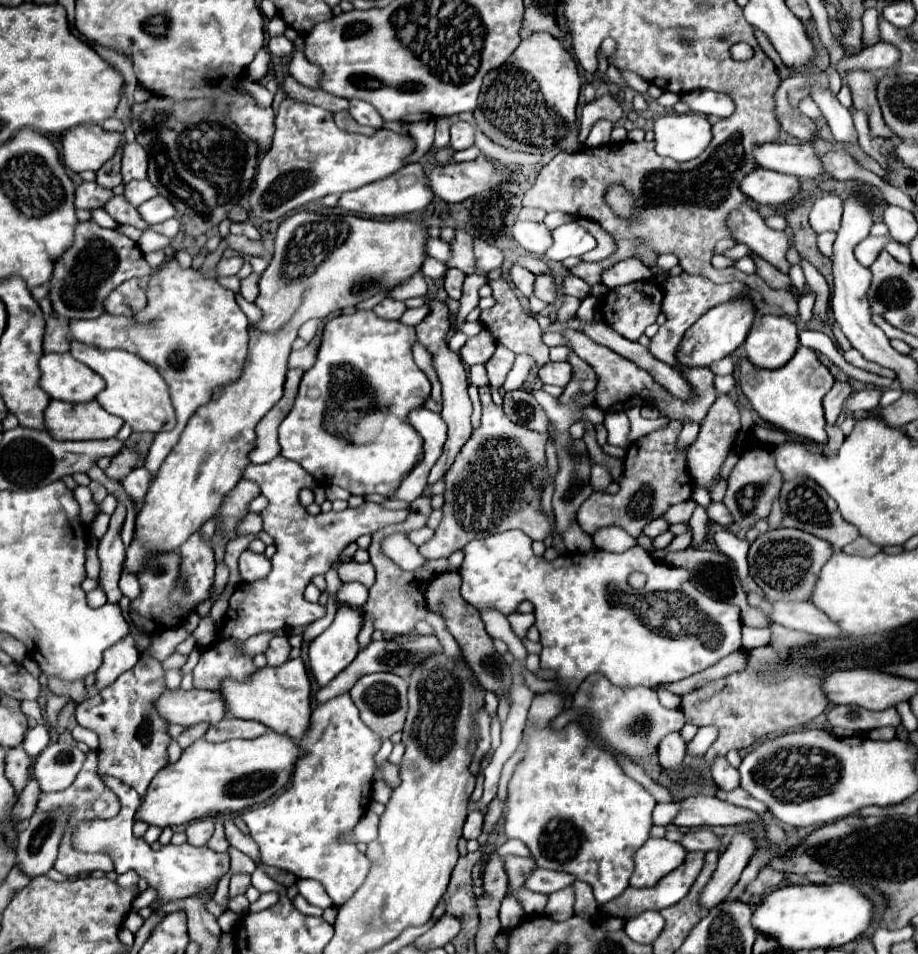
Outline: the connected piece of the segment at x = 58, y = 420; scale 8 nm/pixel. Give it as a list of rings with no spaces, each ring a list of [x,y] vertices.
[[[50,401],[46,413],[48,433],[58,441],[92,441],[110,439],[122,429],[122,419],[102,411],[98,401],[90,403],[58,403]]]

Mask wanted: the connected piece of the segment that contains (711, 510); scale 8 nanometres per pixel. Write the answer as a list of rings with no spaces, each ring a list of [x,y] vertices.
[[[710,503],[710,507],[708,507],[708,517],[712,519],[712,521],[716,521],[718,525],[722,525],[722,527],[732,527],[732,515],[730,515],[730,511],[726,509],[726,505],[724,503]]]

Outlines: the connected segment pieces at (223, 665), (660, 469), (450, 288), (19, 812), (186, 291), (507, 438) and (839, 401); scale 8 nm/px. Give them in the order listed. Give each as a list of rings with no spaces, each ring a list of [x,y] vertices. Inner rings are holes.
[[[278,455],[264,465],[248,465],[242,479],[250,479],[260,487],[260,495],[268,499],[266,509],[260,517],[264,531],[274,539],[276,553],[272,557],[272,571],[266,579],[254,581],[250,585],[240,585],[230,597],[230,609],[224,617],[224,625],[218,633],[218,643],[206,647],[194,667],[194,687],[196,689],[218,689],[220,681],[226,677],[248,679],[256,667],[250,657],[236,655],[236,645],[252,635],[272,631],[272,629],[294,629],[314,623],[326,615],[326,607],[320,603],[310,603],[304,599],[304,589],[316,573],[326,573],[336,561],[342,549],[356,541],[360,535],[370,535],[390,523],[400,523],[408,517],[408,509],[386,509],[378,503],[362,503],[360,507],[348,507],[340,513],[328,511],[318,515],[308,515],[298,503],[298,491],[312,487],[312,477],[294,461]]]
[[[670,421],[664,429],[652,431],[642,439],[636,439],[624,457],[624,461],[632,461],[632,469],[624,471],[620,479],[620,491],[616,495],[608,493],[592,493],[582,507],[578,509],[578,525],[588,535],[606,525],[620,525],[632,537],[638,537],[646,523],[656,517],[662,517],[672,505],[688,501],[694,491],[694,479],[688,471],[686,451],[678,449],[678,435],[682,425],[678,421]]]
[[[448,269],[446,277],[444,277],[444,289],[448,293],[448,297],[452,299],[460,299],[462,295],[462,283],[464,283],[464,273],[458,269]]]
[[[30,779],[28,785],[24,787],[24,791],[20,793],[18,803],[14,805],[12,817],[14,817],[14,819],[30,819],[32,813],[36,811],[36,805],[38,805],[40,793],[42,793],[42,789],[38,787],[38,781],[36,781],[36,779]]]
[[[176,259],[164,263],[146,285],[148,303],[138,315],[120,317],[104,313],[98,319],[70,321],[70,335],[80,343],[102,349],[122,349],[140,355],[154,365],[170,387],[178,425],[170,433],[158,433],[144,467],[156,475],[158,467],[178,441],[188,417],[212,399],[212,391],[232,383],[242,373],[248,349],[248,317],[236,305],[234,293],[218,285],[216,279],[202,277],[194,269],[184,269]]]
[[[480,387],[478,392],[482,399],[482,425],[472,433],[454,465],[444,475],[444,519],[436,529],[436,535],[420,547],[424,559],[450,557],[472,539],[484,539],[508,529],[522,529],[530,539],[540,541],[550,535],[550,523],[540,509],[540,497],[536,497],[538,493],[530,483],[524,483],[524,479],[530,477],[532,467],[546,459],[546,435],[512,423],[502,407],[494,405],[490,387]],[[514,477],[518,479],[518,485],[514,485]]]
[[[836,381],[834,387],[830,389],[830,393],[826,393],[822,405],[824,405],[824,415],[826,415],[826,421],[828,421],[828,423],[836,423],[838,415],[842,413],[844,399],[846,399],[850,393],[852,393],[850,383],[842,383],[842,381]]]

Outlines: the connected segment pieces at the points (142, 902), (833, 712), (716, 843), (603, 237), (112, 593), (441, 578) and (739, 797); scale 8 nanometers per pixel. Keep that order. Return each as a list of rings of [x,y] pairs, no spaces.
[[[148,887],[144,893],[140,893],[140,897],[136,897],[136,901],[132,903],[132,911],[136,913],[138,909],[148,907],[148,905],[152,905],[152,903],[156,903],[156,891],[154,891],[152,887]]]
[[[836,705],[828,713],[828,723],[832,727],[868,733],[880,727],[898,727],[900,715],[896,713],[894,707],[884,709],[884,711],[868,711],[868,709],[852,707],[852,705]]]
[[[694,829],[690,833],[686,831],[680,843],[688,851],[720,851],[720,839],[708,829]]]
[[[580,219],[580,223],[582,223],[582,225],[596,237],[596,241],[598,241],[596,249],[592,249],[590,253],[582,255],[582,259],[606,259],[606,257],[610,257],[610,255],[616,251],[616,245],[614,245],[612,237],[610,237],[606,231],[602,231],[602,227],[600,227],[598,223],[588,221],[588,219]]]
[[[118,501],[118,507],[110,517],[108,533],[100,539],[100,547],[98,547],[98,559],[102,565],[100,587],[104,589],[108,603],[118,603],[122,597],[118,579],[120,579],[120,571],[122,571],[122,563],[124,563],[124,545],[120,539],[124,517],[126,517],[126,505],[124,505],[124,501]]]
[[[444,573],[432,579],[428,591],[426,591],[426,605],[430,611],[442,611],[442,617],[446,621],[448,631],[452,633],[452,637],[458,641],[462,655],[466,659],[466,663],[472,667],[478,683],[486,689],[492,691],[494,695],[504,695],[506,701],[510,703],[510,687],[512,687],[512,671],[510,665],[502,659],[502,655],[494,649],[494,643],[490,639],[490,635],[486,635],[484,631],[484,623],[480,619],[478,609],[474,609],[470,603],[466,603],[460,597],[460,575],[454,573]]]
[[[718,789],[716,797],[718,797],[718,799],[722,799],[722,801],[728,801],[728,803],[732,803],[732,805],[746,807],[746,809],[750,809],[750,811],[758,813],[758,815],[764,815],[764,813],[768,811],[768,807],[766,807],[762,801],[754,799],[754,797],[752,797],[750,793],[746,793],[744,789],[736,789],[736,791],[730,791],[730,793],[724,793],[722,789]]]

